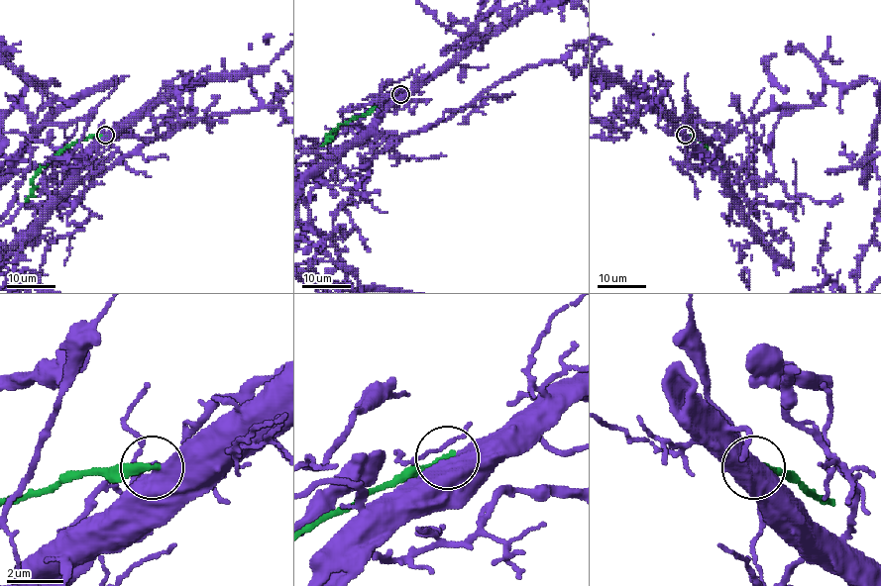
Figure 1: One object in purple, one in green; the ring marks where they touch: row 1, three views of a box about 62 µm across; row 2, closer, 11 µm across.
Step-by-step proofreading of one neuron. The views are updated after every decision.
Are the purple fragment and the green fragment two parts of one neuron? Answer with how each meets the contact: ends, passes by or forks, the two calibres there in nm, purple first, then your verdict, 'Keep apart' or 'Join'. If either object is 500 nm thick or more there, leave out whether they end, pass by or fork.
Thickness 700 nm (purple) against 320 nm. Keep apart

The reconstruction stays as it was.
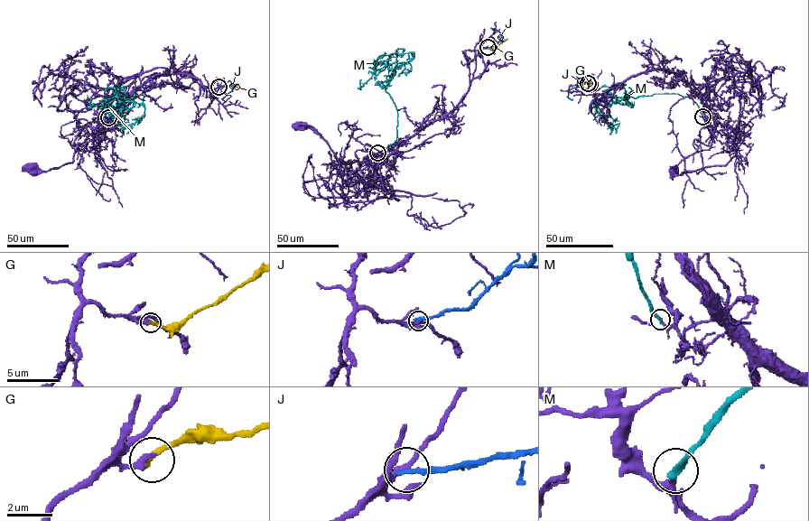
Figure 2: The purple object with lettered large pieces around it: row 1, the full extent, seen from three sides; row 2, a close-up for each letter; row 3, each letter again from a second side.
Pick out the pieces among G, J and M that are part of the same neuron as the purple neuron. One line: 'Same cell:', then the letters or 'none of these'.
Same cell: G

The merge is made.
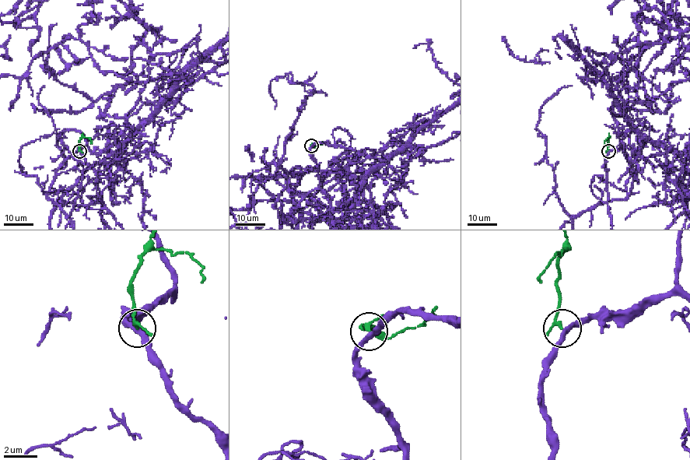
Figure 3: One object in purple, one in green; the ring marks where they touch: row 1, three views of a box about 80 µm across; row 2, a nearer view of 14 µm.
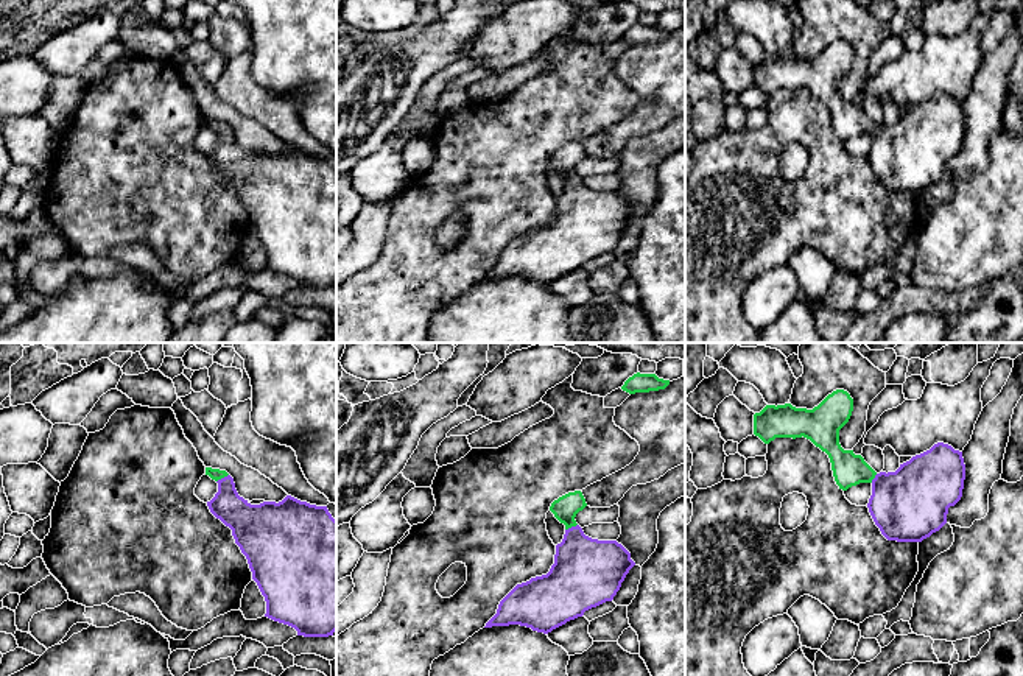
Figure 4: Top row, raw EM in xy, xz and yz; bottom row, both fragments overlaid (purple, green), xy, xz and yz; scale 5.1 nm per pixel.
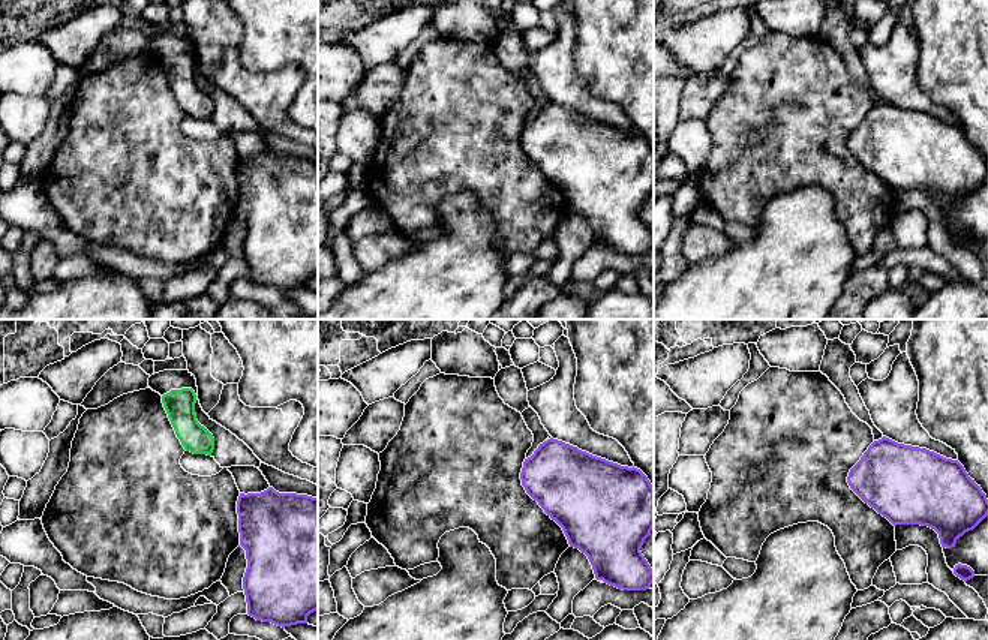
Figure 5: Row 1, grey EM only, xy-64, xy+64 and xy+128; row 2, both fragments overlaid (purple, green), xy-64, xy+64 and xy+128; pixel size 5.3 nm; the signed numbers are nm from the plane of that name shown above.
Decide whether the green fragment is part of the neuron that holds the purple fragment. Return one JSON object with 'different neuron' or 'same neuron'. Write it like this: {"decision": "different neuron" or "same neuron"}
{"decision": "same neuron"}

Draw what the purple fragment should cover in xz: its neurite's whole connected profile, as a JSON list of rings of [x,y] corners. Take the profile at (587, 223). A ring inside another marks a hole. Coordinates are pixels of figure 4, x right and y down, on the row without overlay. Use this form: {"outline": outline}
{"outline": [[[581,142],[551,154],[550,162],[565,176],[564,190],[556,196],[554,215],[547,226],[517,235],[484,279],[520,276],[548,285],[613,251],[635,213],[617,192],[584,185],[575,168],[585,157]]]}

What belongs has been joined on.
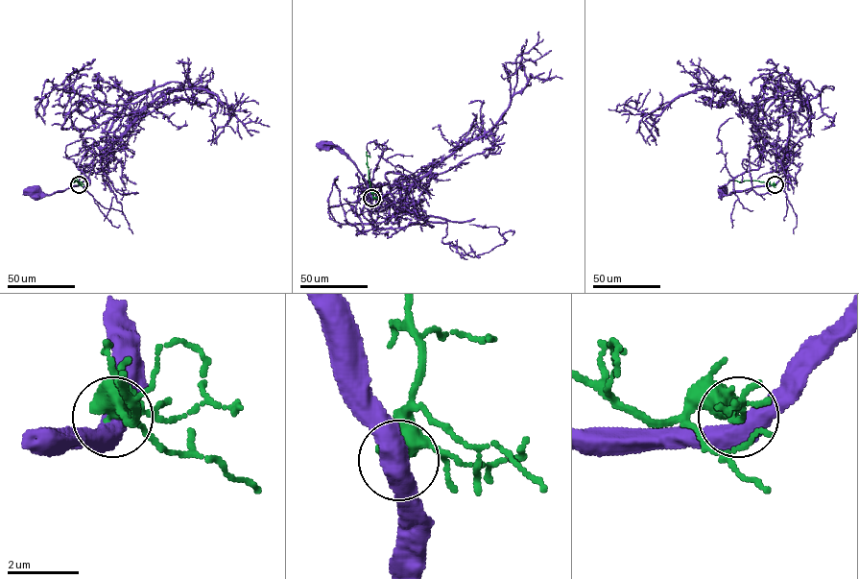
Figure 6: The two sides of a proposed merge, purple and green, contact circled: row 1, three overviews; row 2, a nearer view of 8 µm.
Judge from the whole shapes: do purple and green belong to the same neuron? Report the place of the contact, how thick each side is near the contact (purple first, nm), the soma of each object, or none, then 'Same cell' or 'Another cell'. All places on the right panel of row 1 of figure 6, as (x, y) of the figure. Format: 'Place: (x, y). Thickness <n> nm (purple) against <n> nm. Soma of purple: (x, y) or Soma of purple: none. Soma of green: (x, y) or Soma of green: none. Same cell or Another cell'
Place: (775, 184). Thickness 550 nm (purple) against 440 nm. Soma of purple: (722, 190). Soma of green: none. Another cell

